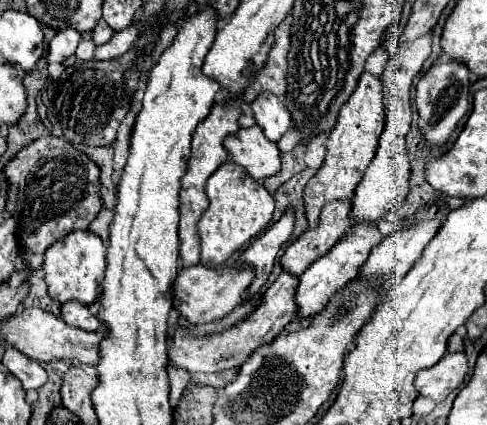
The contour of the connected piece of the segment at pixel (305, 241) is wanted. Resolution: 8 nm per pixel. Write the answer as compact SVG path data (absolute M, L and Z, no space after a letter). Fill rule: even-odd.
M339 199L335 203L327 203L321 211L321 221L315 229L307 229L299 239L295 239L285 255L281 257L281 267L293 277L301 277L303 271L315 263L315 259L327 255L331 247L347 233L351 223L347 223L347 215L351 211L351 201Z

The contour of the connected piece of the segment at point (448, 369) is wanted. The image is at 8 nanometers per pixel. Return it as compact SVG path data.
M447 353L431 369L423 369L415 377L415 389L419 395L433 401L443 401L453 389L457 389L467 375L465 353Z

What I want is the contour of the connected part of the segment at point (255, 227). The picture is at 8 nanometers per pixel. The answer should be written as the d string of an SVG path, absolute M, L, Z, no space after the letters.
M225 161L207 181L207 197L209 207L201 215L197 223L197 235L201 243L201 263L207 267L219 267L225 263L237 249L241 249L247 241L255 239L273 219L275 199L273 195L249 177L243 167L233 161Z

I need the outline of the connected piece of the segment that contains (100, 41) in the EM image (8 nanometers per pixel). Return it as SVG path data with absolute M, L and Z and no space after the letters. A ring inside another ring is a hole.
M103 19L93 29L93 41L95 41L95 45L105 45L111 39L111 35L113 35L113 29Z

